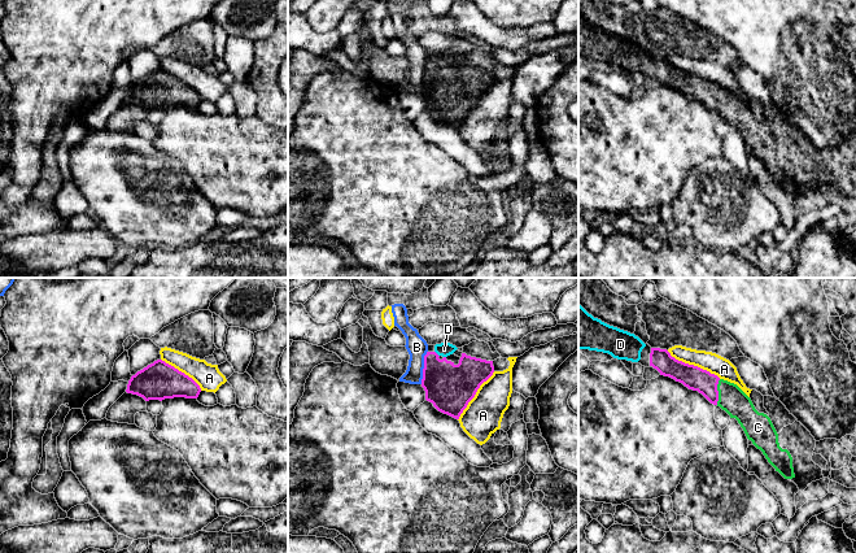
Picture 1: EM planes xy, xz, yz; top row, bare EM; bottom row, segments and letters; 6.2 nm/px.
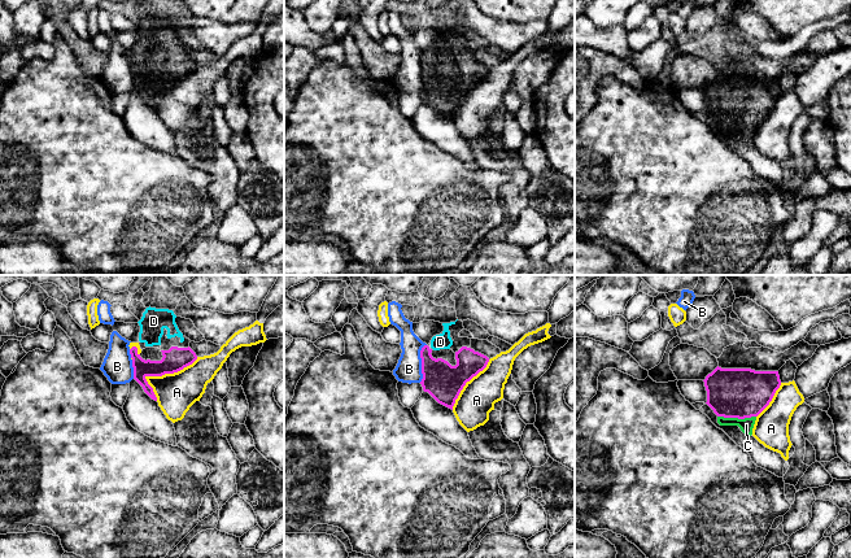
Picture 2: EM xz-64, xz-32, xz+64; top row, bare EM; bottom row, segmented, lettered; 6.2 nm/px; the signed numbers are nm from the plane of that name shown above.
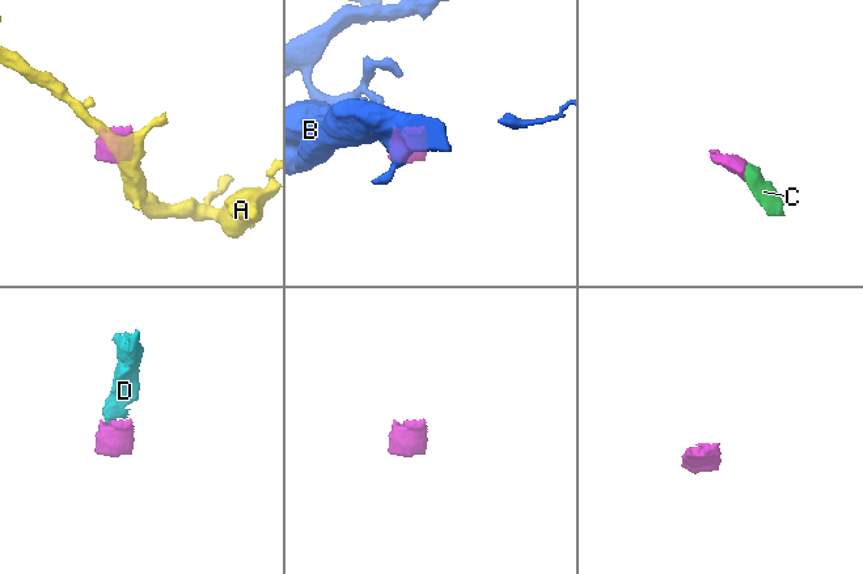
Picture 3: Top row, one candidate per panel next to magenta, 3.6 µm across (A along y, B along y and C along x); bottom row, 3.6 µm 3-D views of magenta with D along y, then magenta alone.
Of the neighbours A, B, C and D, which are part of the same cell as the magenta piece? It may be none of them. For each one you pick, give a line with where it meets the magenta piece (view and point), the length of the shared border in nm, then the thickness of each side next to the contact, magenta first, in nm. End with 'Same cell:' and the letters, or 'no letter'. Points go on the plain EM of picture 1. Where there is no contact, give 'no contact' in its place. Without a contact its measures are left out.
C: contact yz (717, 101); length 160 nm; calibres 150 and 170 nm
D: contact xz (436, 62); length 50 nm; calibres 300 and 90 nm
Same cell: C, D

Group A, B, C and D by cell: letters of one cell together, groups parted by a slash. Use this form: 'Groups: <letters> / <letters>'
Groups: A / B / C D

